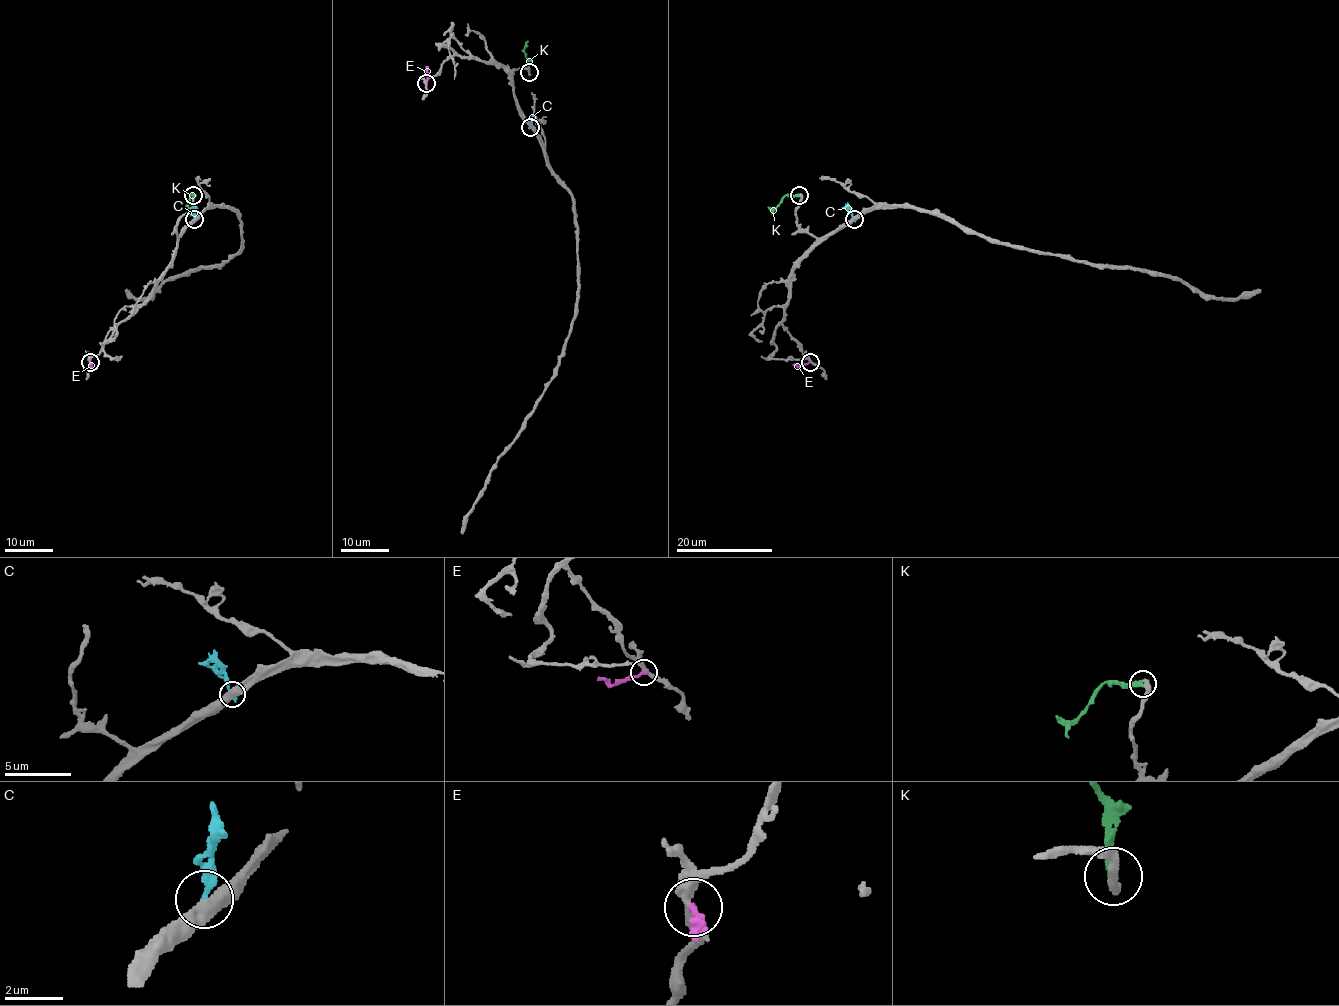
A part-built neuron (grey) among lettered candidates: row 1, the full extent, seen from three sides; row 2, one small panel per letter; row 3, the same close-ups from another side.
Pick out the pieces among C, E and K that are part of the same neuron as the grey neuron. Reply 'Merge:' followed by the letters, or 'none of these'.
Merge: K

